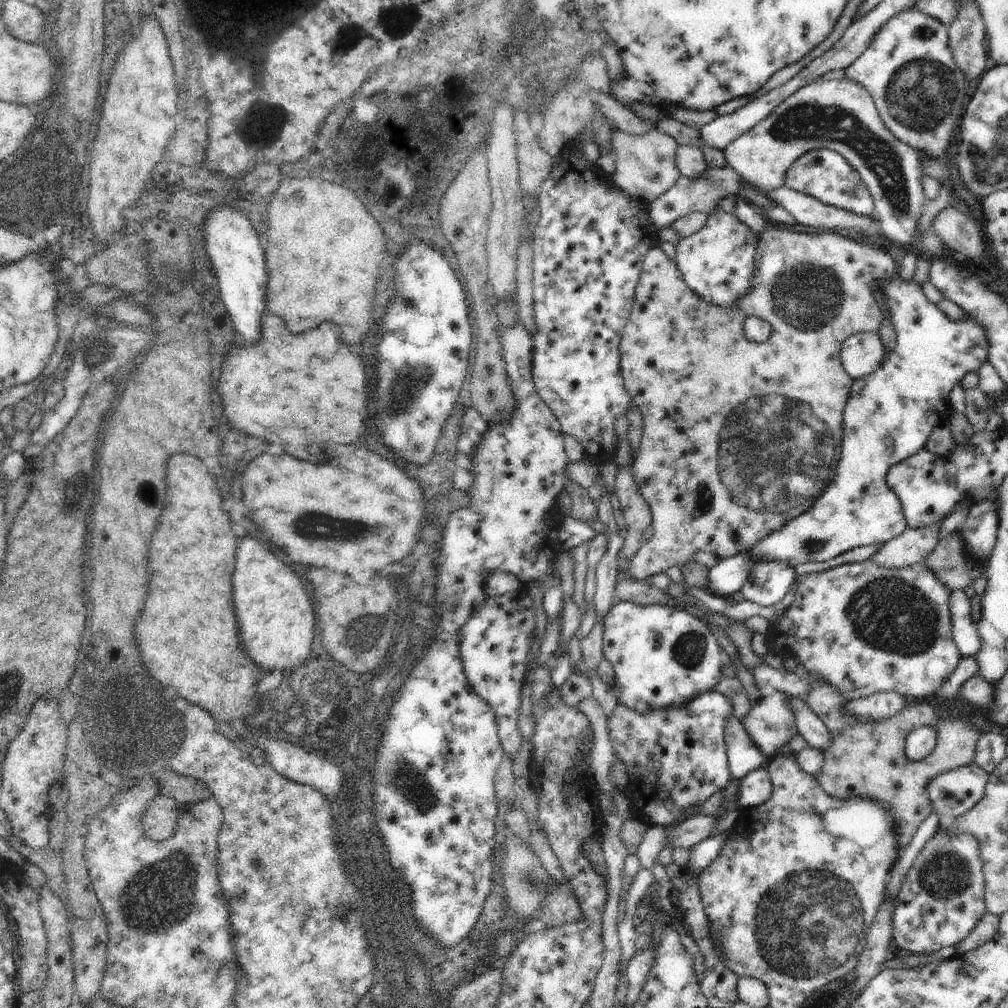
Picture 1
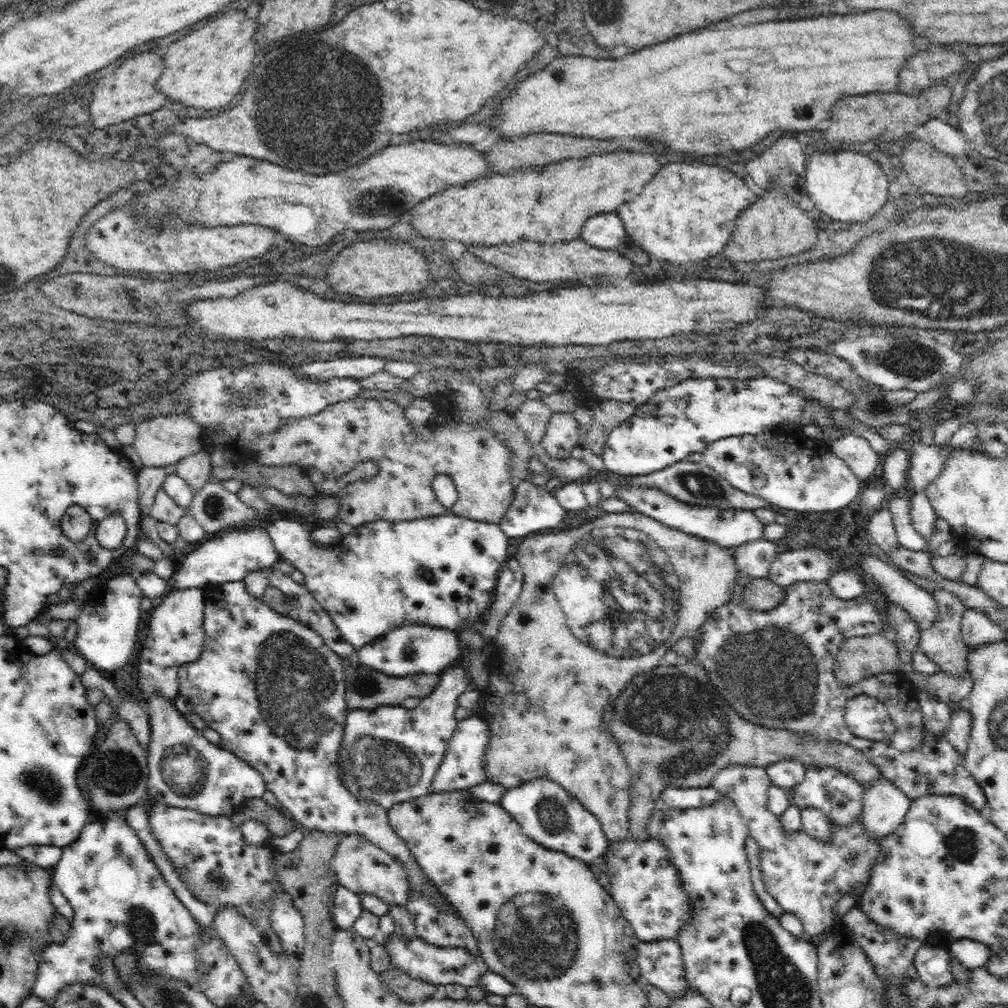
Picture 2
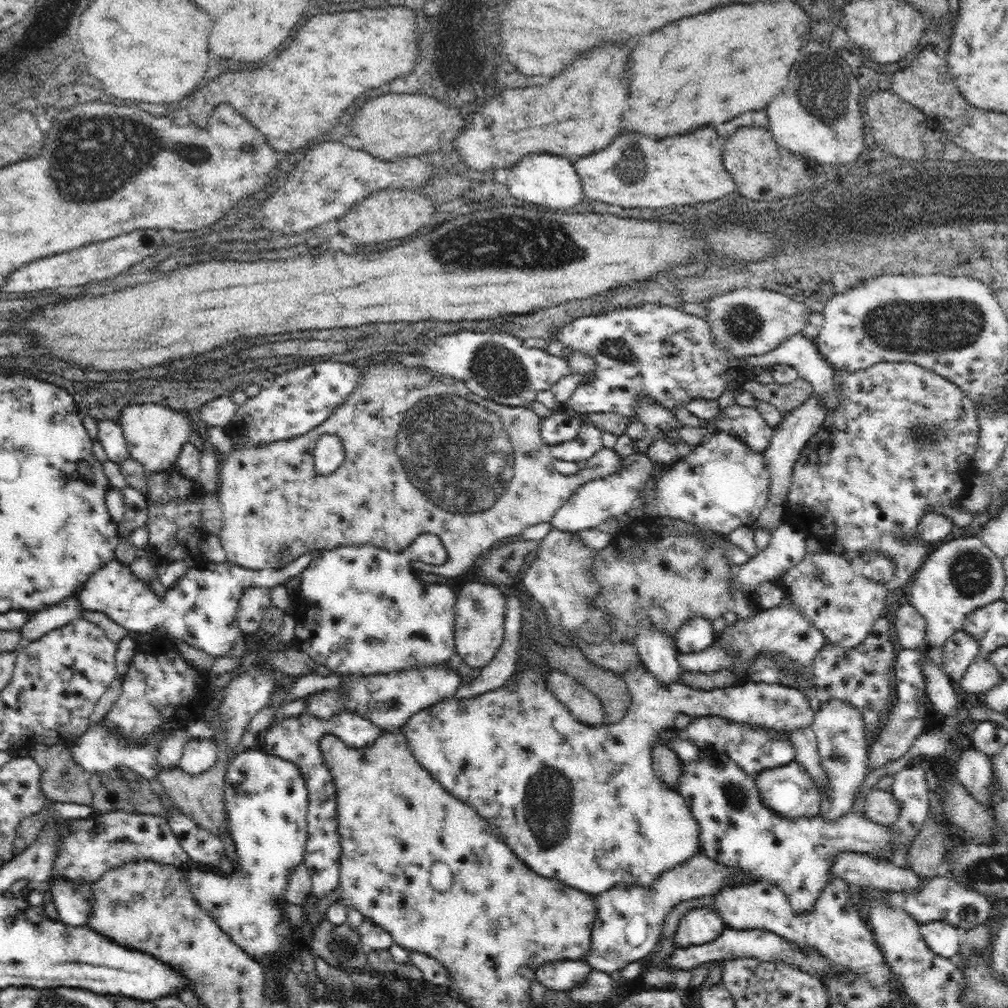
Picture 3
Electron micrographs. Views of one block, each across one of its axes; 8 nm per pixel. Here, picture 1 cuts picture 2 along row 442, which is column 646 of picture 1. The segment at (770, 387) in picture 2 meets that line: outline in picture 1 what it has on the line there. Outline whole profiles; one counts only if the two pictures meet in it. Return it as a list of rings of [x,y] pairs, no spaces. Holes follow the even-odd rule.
[[[620,599],[607,612],[603,625],[603,658],[612,663],[614,683],[621,690],[617,702],[636,709],[637,713],[651,713],[652,709],[683,705],[703,692],[713,690],[717,682],[723,679],[721,670],[726,658],[717,636],[704,620],[687,609],[674,605],[639,605]]]

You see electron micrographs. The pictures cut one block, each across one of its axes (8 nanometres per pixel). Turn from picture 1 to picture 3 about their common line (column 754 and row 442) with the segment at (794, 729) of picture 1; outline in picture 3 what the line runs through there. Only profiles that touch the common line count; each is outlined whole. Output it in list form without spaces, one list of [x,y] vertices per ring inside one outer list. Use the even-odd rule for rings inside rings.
[[[717,430],[680,462],[662,470],[656,478],[655,494],[640,507],[652,517],[666,515],[727,535],[739,526],[753,527],[768,502],[769,484],[763,454],[750,450],[736,434]]]

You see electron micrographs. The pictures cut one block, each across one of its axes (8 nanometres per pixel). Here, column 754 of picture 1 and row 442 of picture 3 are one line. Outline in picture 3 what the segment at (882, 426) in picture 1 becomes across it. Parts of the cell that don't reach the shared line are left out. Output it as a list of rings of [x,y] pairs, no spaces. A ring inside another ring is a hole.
[[[558,409],[550,416],[541,418],[541,439],[549,445],[574,440],[579,436],[582,423],[581,419],[574,419],[563,409]]]

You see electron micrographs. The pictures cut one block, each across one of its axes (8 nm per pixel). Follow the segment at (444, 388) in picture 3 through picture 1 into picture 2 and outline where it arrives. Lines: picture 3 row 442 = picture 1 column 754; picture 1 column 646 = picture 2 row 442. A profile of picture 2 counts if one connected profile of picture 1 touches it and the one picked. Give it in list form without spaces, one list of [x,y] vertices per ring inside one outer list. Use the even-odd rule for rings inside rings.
[[[356,397],[355,399],[345,400],[340,403],[334,403],[326,407],[323,411],[317,412],[313,415],[308,415],[302,417],[301,419],[294,419],[292,422],[285,424],[278,430],[272,431],[271,433],[266,433],[262,435],[254,444],[251,450],[254,454],[254,459],[265,466],[286,466],[286,464],[293,464],[294,466],[299,466],[307,472],[309,470],[319,470],[324,476],[328,478],[338,478],[338,476],[344,476],[347,472],[350,472],[358,462],[373,460],[377,461],[377,466],[379,471],[376,476],[368,478],[366,480],[358,480],[354,482],[349,482],[341,490],[342,492],[336,492],[334,498],[338,499],[341,504],[339,518],[341,521],[351,524],[353,527],[362,526],[362,524],[368,524],[374,522],[374,520],[414,520],[421,519],[422,517],[430,516],[442,516],[448,511],[442,503],[438,502],[435,496],[434,490],[432,489],[432,480],[438,476],[438,474],[447,474],[453,480],[456,490],[458,491],[458,500],[453,504],[451,512],[456,516],[466,517],[472,520],[484,521],[487,523],[499,523],[502,520],[502,516],[506,514],[506,510],[513,502],[514,499],[514,485],[512,485],[512,477],[510,477],[510,470],[512,470],[512,451],[502,443],[502,440],[496,437],[496,431],[492,431],[490,427],[482,427],[478,423],[472,423],[471,421],[456,423],[456,421],[451,423],[444,423],[443,425],[424,425],[418,427],[417,429],[412,427],[404,415],[404,408],[400,407],[394,400],[383,399],[377,400],[374,398],[363,399],[361,397]],[[553,412],[546,423],[542,446],[550,458],[568,458],[574,446],[578,446],[580,426],[572,413]]]

